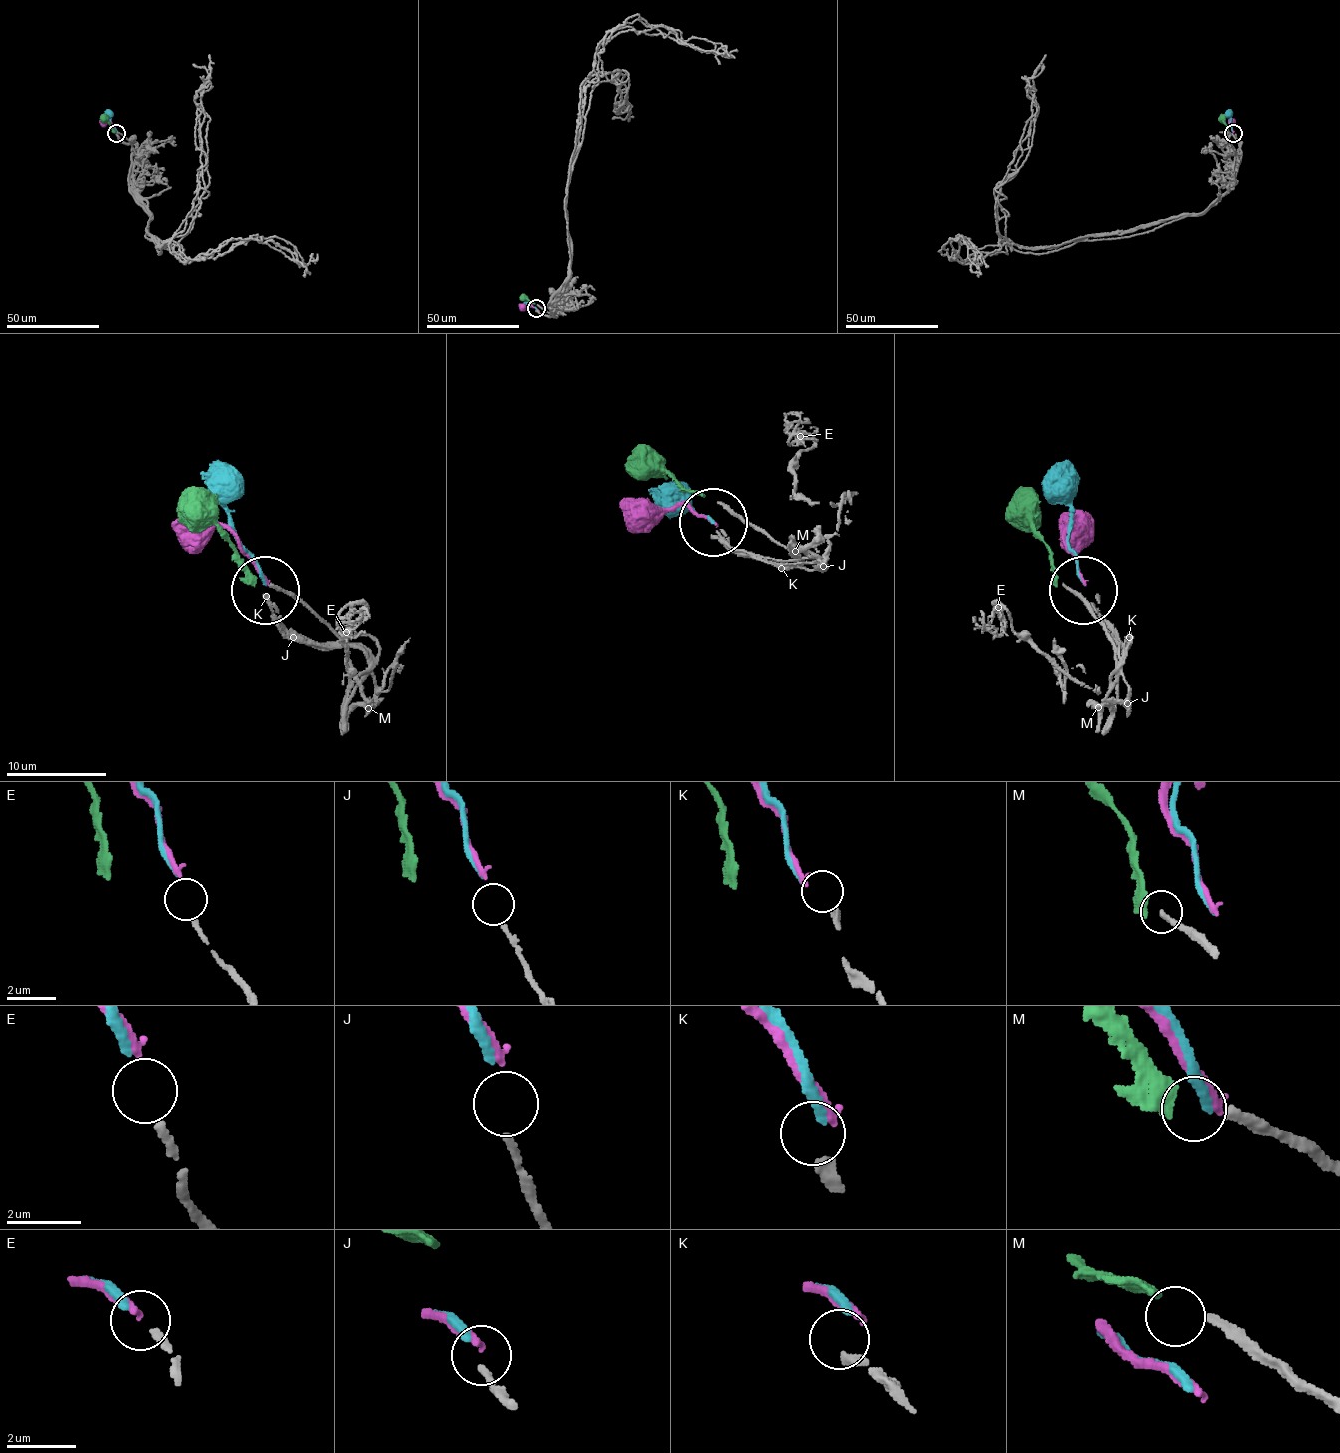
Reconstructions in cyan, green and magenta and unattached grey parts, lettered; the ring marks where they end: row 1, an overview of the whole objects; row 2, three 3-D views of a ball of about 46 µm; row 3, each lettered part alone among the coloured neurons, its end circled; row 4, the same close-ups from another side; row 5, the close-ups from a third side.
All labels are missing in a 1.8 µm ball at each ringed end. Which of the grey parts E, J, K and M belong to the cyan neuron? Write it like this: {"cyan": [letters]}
{"cyan": []}

